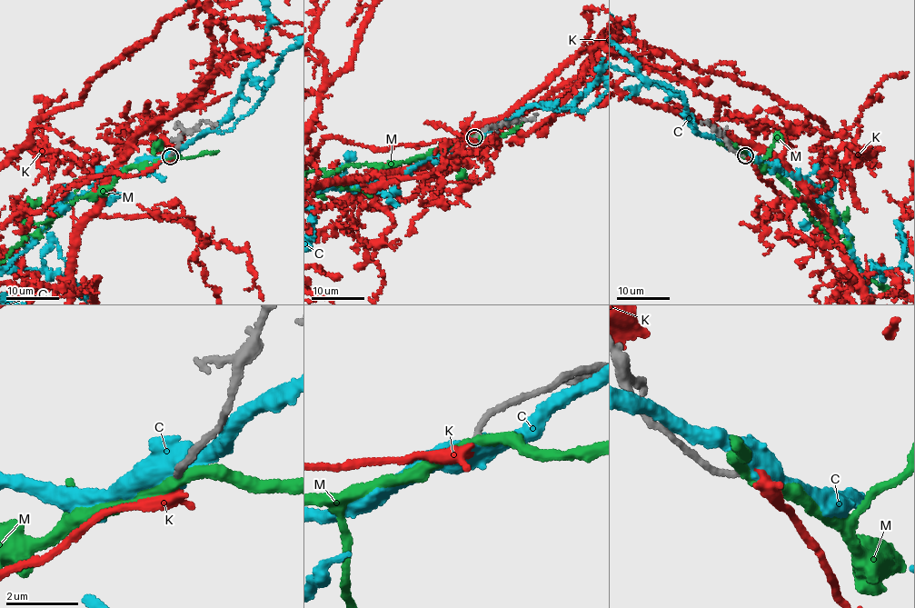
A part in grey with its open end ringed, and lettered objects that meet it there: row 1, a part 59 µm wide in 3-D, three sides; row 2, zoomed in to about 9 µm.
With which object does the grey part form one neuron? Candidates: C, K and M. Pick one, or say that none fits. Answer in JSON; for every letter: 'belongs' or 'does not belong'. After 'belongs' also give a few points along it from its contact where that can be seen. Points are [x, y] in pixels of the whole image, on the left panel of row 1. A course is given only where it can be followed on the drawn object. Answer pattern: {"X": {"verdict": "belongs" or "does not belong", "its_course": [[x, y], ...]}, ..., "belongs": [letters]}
{"C": {"verdict": "does not belong"}, "K": {"verdict": "belongs"}, "M": {"verdict": "does not belong"}, "belongs": ["K"]}

